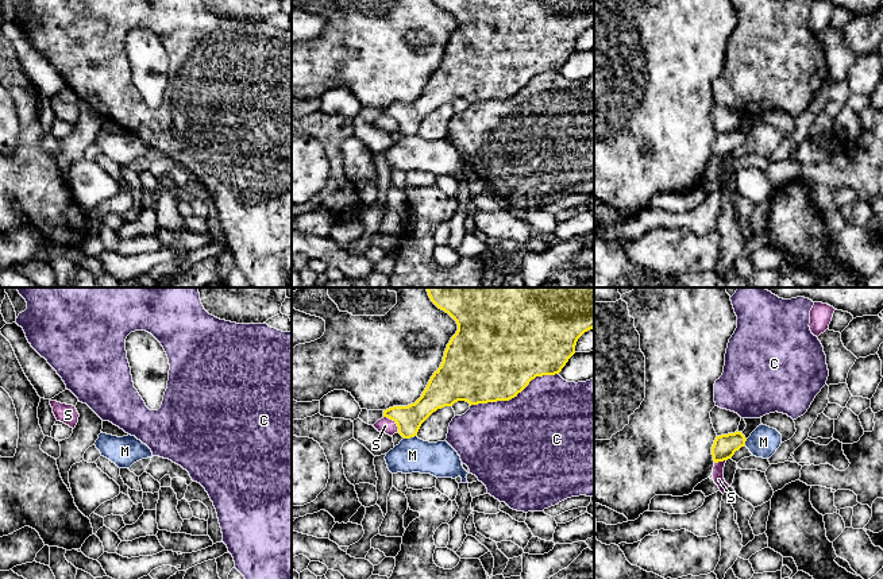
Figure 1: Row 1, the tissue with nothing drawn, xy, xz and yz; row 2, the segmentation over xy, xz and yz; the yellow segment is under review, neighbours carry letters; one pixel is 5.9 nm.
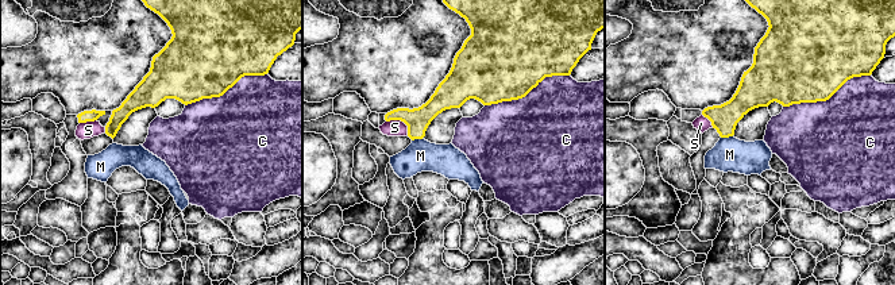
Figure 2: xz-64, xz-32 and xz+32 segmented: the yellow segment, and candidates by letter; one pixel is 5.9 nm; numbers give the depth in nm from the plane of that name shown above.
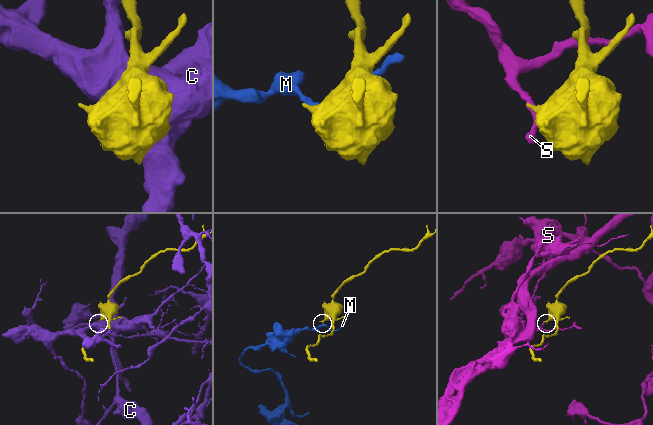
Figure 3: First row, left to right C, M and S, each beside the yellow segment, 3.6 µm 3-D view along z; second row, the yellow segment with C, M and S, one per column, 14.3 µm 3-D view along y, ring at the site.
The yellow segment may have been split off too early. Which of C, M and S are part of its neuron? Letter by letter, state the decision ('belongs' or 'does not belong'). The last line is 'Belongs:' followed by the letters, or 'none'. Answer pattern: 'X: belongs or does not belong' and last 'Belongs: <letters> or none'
C: does not belong
M: does not belong
S: does not belong
Belongs: none

